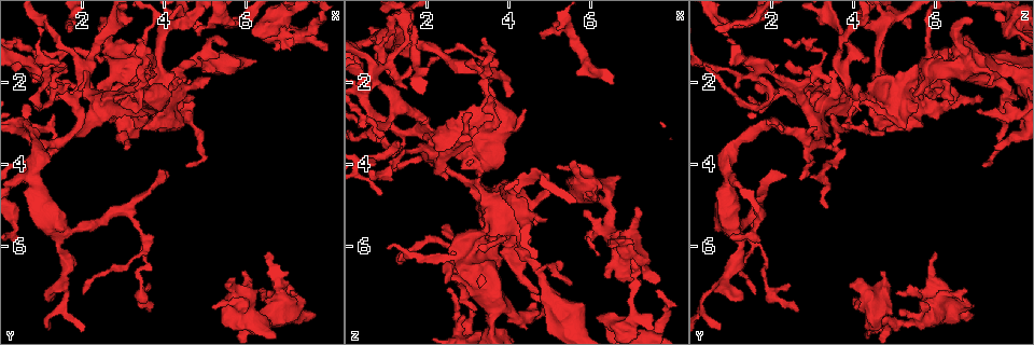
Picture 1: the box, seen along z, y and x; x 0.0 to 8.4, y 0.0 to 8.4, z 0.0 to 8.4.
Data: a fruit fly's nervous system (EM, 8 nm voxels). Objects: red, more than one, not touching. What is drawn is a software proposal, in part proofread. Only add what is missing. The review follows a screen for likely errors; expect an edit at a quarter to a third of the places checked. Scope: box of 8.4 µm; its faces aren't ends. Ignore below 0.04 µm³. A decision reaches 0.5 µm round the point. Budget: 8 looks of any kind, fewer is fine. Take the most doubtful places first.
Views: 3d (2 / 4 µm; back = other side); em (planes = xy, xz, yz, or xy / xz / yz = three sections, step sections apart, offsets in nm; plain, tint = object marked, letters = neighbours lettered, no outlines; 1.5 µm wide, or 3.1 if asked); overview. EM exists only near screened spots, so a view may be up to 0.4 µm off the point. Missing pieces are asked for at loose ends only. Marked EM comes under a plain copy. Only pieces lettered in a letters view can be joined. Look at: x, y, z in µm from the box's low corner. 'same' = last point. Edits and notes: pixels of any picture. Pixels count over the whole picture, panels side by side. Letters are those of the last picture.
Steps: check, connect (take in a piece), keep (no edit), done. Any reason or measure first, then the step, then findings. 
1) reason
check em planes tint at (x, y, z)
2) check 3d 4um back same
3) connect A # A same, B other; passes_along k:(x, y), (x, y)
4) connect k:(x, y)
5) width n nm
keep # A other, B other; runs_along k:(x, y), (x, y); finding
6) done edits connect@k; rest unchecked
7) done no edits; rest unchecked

an open end
check 3d 2um at (6.20, 0.80, 7.70)

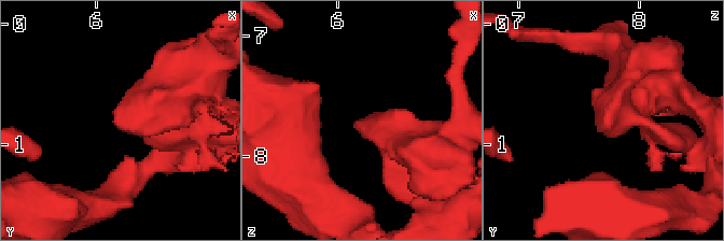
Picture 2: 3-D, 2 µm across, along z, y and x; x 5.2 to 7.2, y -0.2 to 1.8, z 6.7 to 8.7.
need the tissue
check em yz step 4 tint at (6.16, 0.86, 7.70)

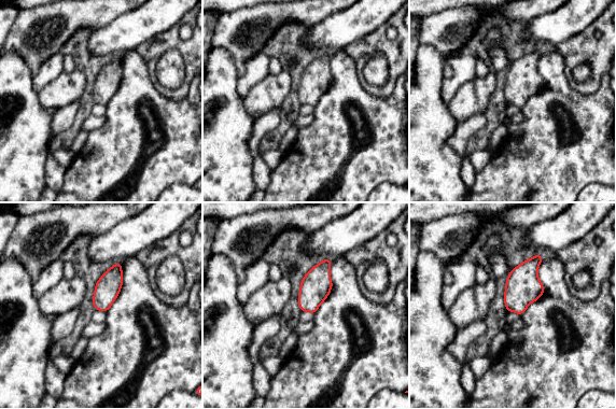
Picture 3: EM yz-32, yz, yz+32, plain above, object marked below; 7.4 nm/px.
cut it another way
check em xz step 4 letters same

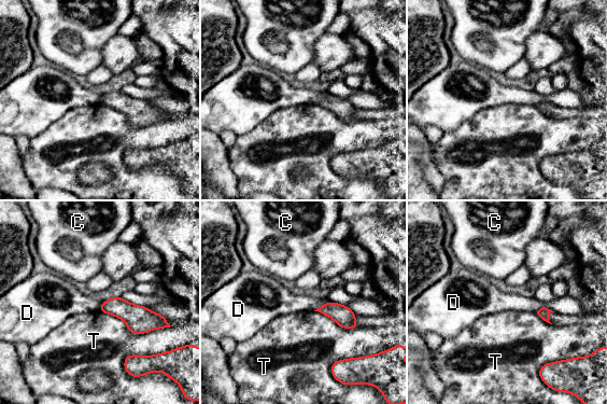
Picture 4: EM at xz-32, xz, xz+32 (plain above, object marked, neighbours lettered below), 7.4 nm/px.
longest_contact T 550 nm
keep # C other, D other, T other; border 4:(332, 302), (324, 303), (313, 310); no lettered piece goes on from it

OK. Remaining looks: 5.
free end
check 3d 4um back at (5.90, 6.60, 4.65)

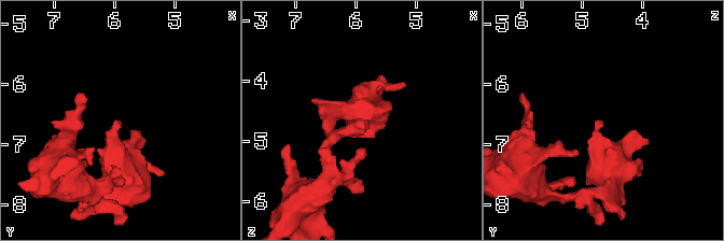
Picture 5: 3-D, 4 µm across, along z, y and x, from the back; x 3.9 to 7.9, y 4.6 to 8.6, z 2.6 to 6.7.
need the tissue
check em xz step 4 tint at (5.95, 6.65, 4.70)

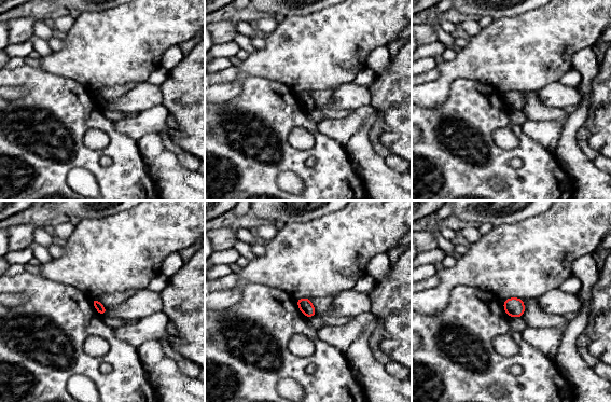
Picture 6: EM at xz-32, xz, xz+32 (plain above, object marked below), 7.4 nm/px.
cut it another way
check em planes letters same

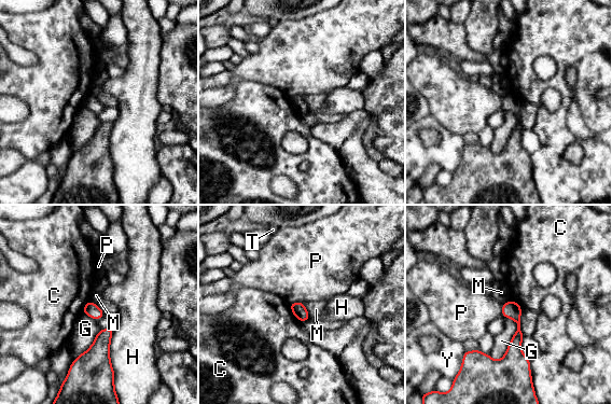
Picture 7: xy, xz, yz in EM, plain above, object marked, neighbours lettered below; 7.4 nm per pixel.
longest_contact H 380 nm
keep # C other, G other, H other, M other, P other, T other, Y other; runs_along 7:(513, 304), (518, 335), (503, 373); none of them fits

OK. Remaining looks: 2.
done no edits; rest unchecked

